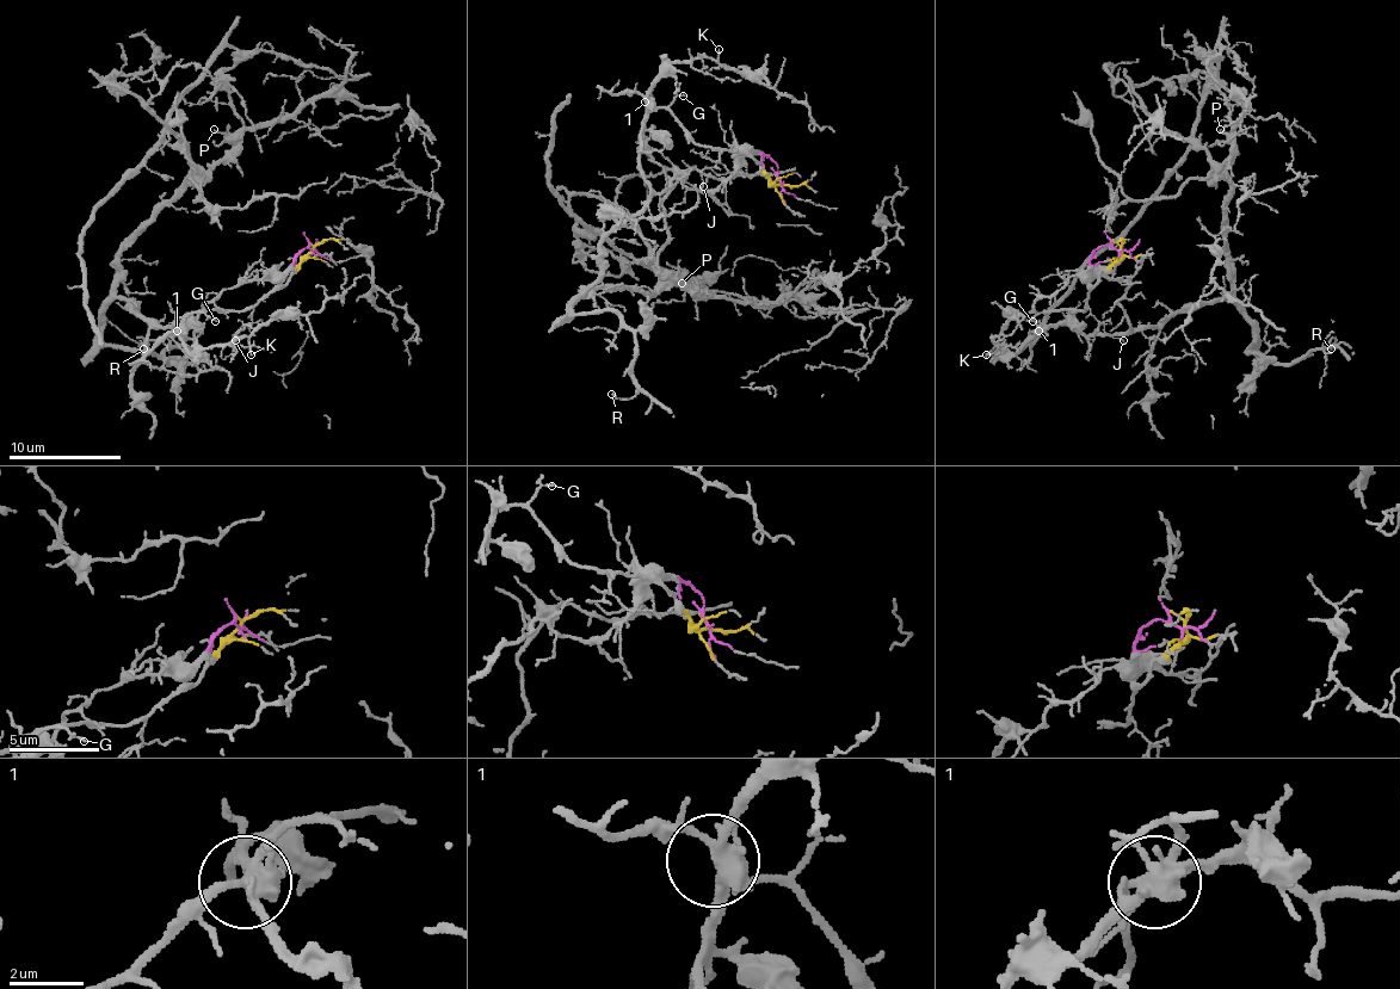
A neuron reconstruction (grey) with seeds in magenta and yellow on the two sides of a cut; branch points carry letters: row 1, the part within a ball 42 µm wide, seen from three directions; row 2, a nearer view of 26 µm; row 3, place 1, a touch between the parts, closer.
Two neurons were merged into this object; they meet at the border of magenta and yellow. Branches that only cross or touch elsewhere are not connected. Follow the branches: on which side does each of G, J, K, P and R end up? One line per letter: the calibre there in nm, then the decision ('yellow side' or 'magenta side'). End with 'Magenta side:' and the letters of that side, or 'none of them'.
G: calibre 120 nm; yellow side
J: calibre 100 nm; yellow side
K: calibre 130 nm; magenta side
P: calibre 120 nm; magenta side
R: calibre 150 nm; magenta side
Magenta side: K, P, R

